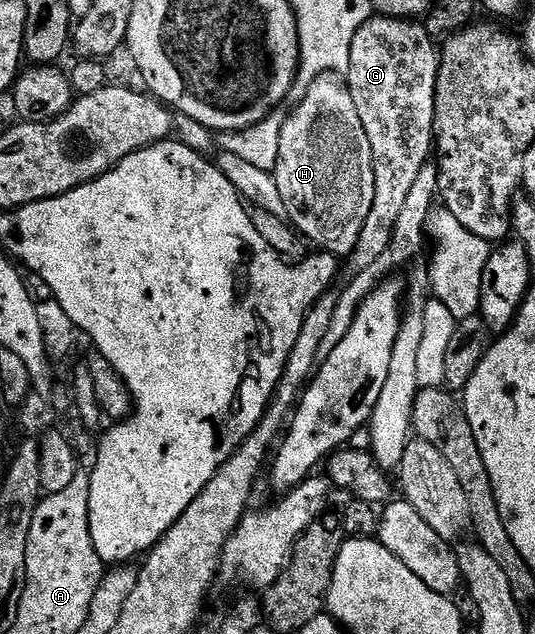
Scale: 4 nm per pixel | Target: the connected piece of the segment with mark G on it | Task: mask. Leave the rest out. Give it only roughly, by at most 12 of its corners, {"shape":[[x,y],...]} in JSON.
{"shape":[[367,18],[346,85],[374,192],[349,275],[391,244],[430,162],[439,71],[427,25]]}

